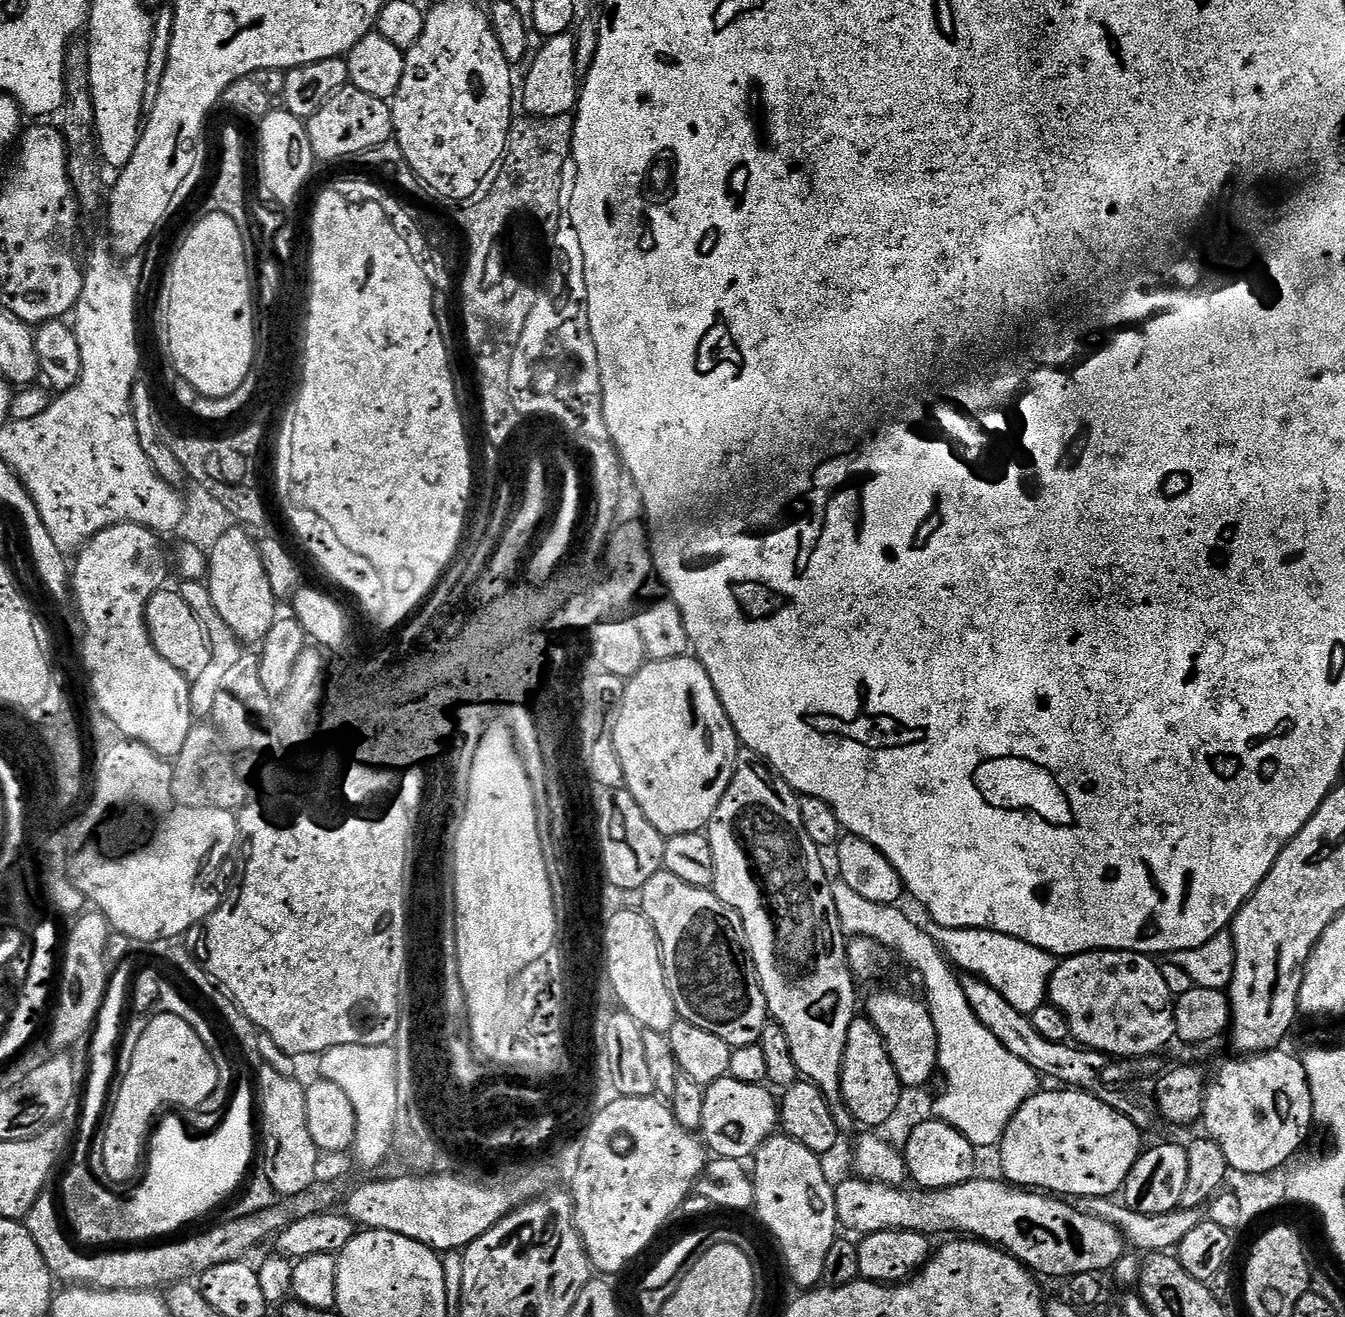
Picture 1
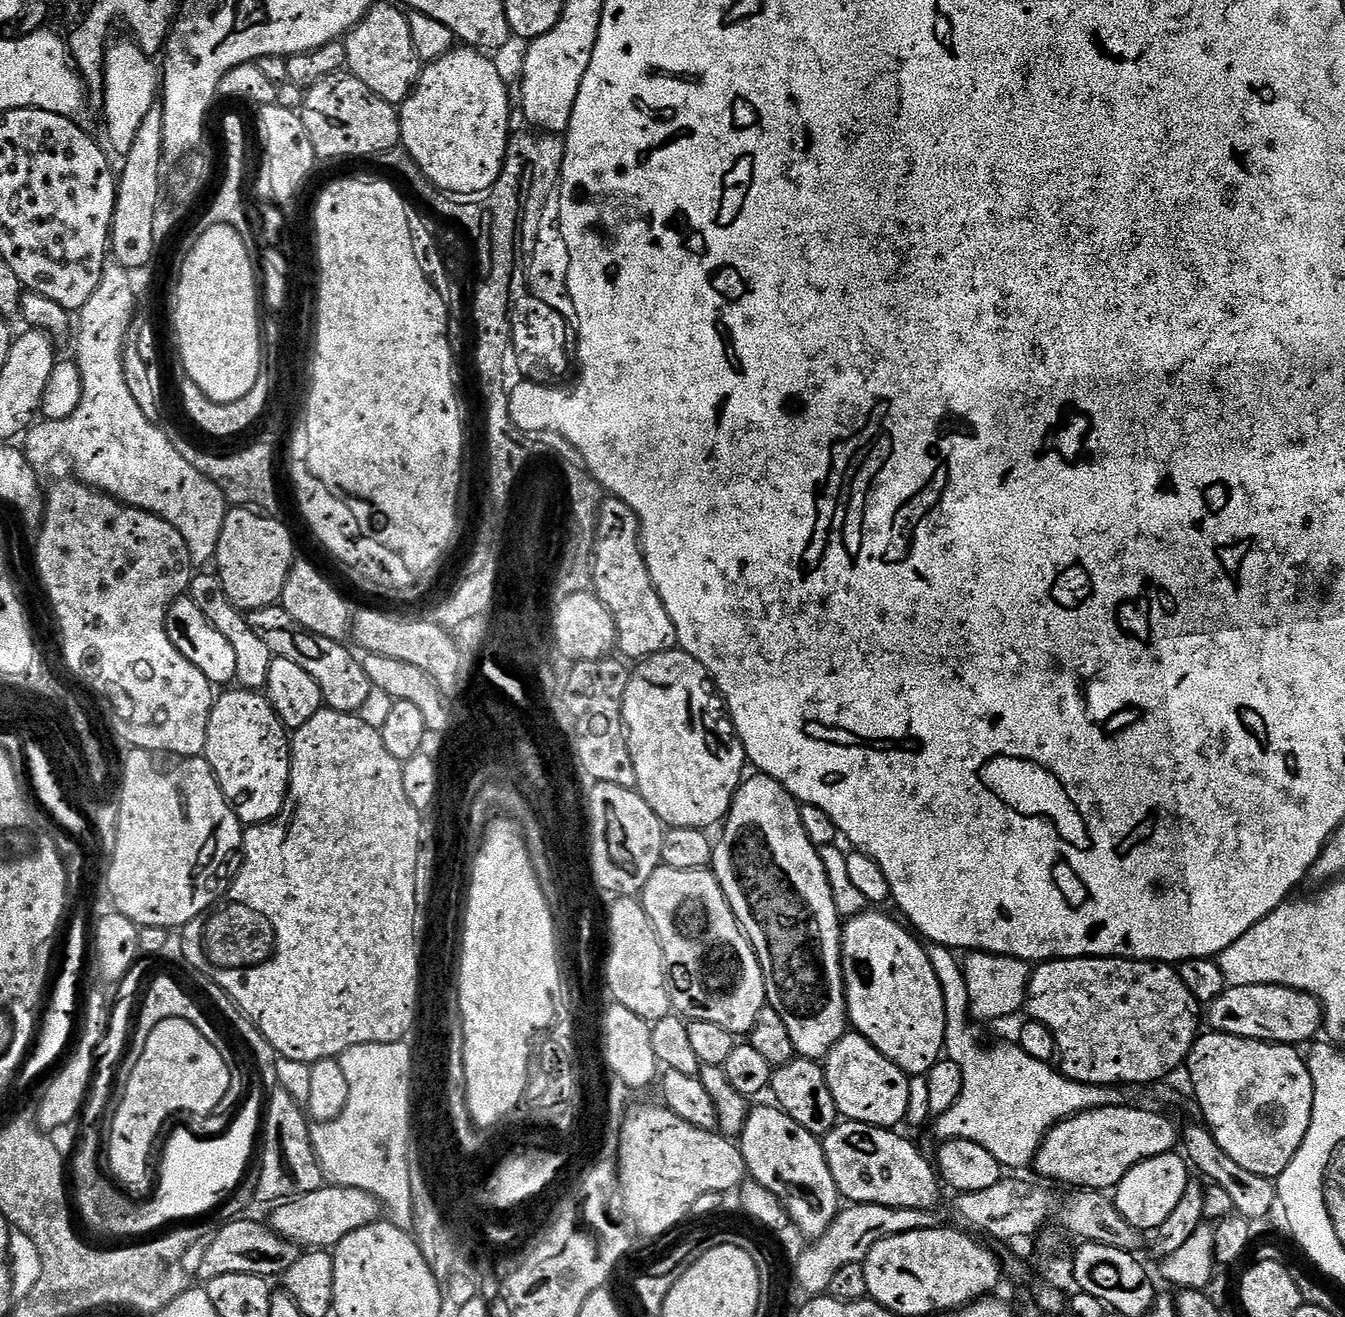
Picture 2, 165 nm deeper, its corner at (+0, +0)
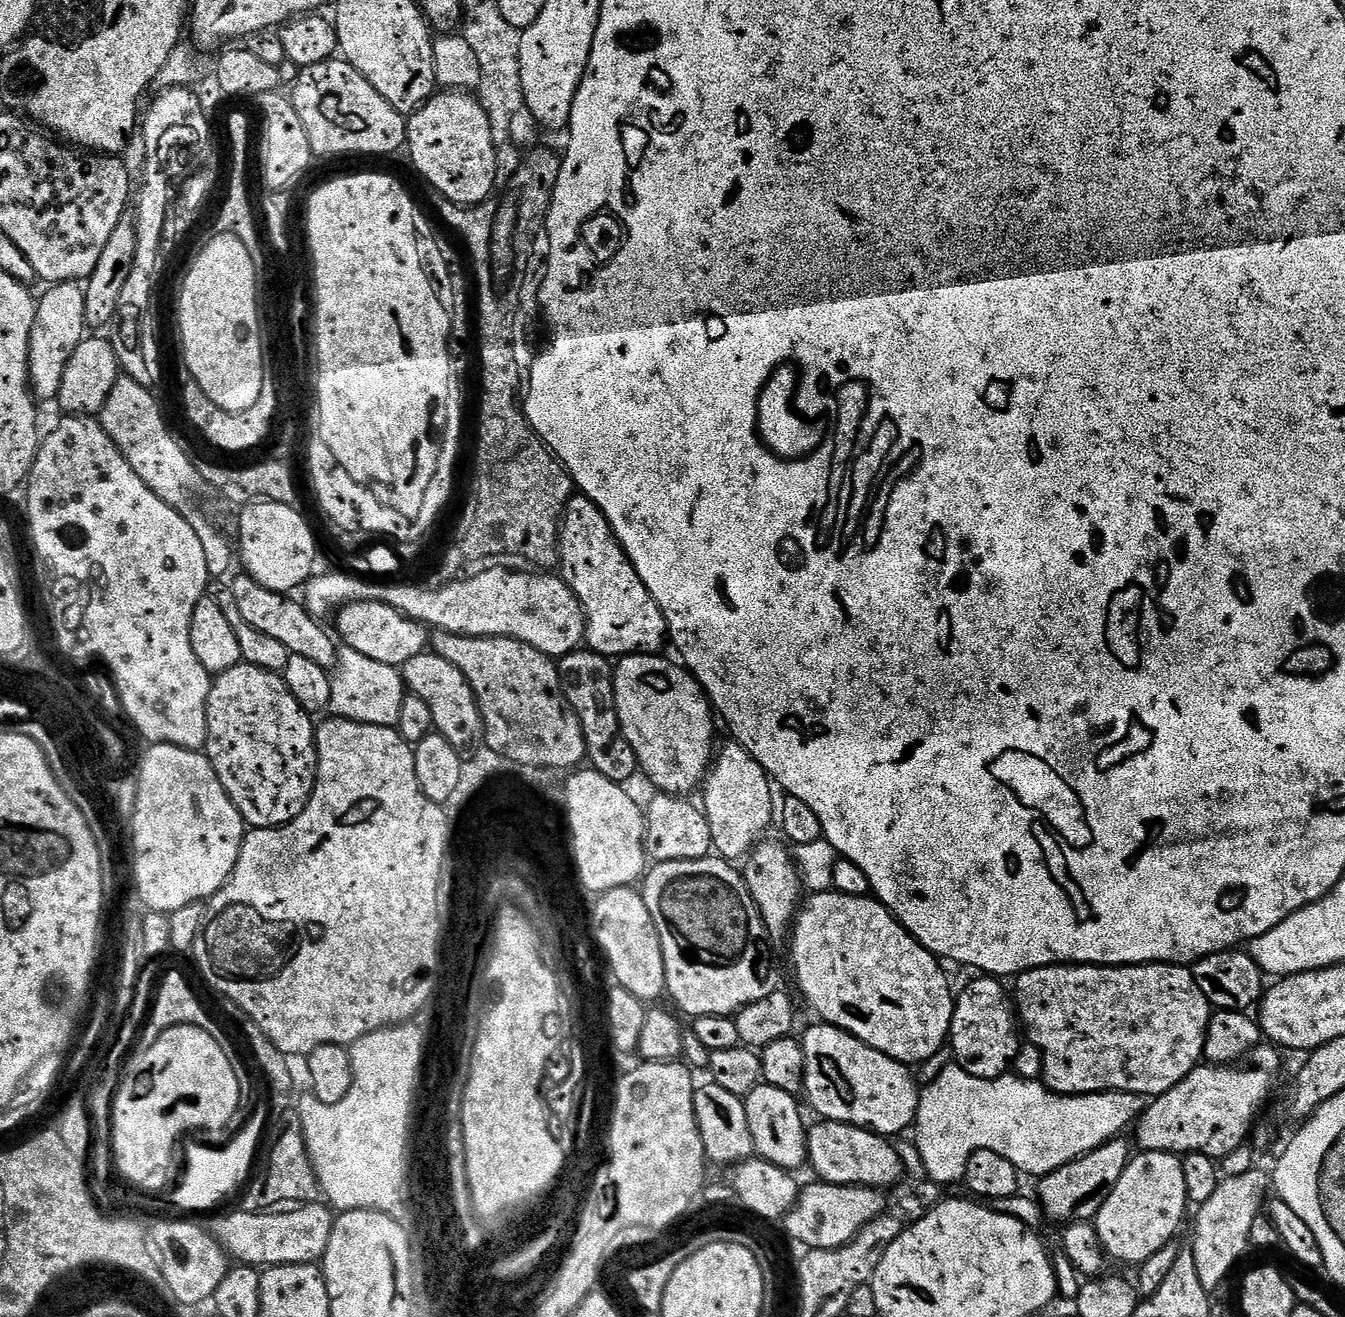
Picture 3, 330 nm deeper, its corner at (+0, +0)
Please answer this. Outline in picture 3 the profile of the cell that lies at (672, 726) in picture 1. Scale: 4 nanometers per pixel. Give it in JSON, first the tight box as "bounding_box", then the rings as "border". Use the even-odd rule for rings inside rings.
{"bounding_box":[615,654,717,796],"border":[[[637,654],[625,656],[615,665],[616,709],[622,734],[634,750],[639,771],[648,775],[656,790],[669,796],[680,796],[688,794],[695,784],[697,787],[703,781],[714,759],[712,739],[716,736],[717,721],[714,709],[695,676],[679,663],[671,664],[664,658],[660,654]]]}

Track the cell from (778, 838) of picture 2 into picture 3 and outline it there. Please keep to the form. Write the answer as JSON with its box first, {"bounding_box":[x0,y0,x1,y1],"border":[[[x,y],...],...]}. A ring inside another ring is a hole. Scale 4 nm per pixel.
{"bounding_box":[742,838,802,938],"border":[[[768,838],[757,844],[742,864],[742,875],[748,887],[748,895],[754,898],[760,917],[764,919],[769,937],[772,938],[789,935],[796,913],[802,904],[802,885],[800,876],[796,873],[793,853],[779,839],[777,840]]]}

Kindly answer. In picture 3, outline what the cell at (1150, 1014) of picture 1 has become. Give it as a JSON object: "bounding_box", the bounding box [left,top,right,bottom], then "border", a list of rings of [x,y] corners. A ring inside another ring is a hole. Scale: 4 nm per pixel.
{"bounding_box":[1014,964,1213,1098],"border":[[[1054,964],[1050,968],[1035,968],[1029,972],[1023,972],[1021,976],[1015,977],[1016,992],[1014,990],[1015,1011],[1018,1013],[1019,1023],[1022,1025],[1023,1035],[1026,1037],[1027,1043],[1033,1044],[1041,1051],[1044,1070],[1042,1075],[1043,1083],[1047,1084],[1052,1092],[1061,1092],[1063,1096],[1088,1096],[1091,1092],[1133,1092],[1145,1098],[1155,1098],[1166,1094],[1174,1086],[1178,1086],[1178,1082],[1182,1082],[1186,1078],[1186,1074],[1193,1072],[1201,1063],[1204,1055],[1204,1039],[1208,1033],[1208,1023],[1212,1021],[1213,1007],[1208,1003],[1206,994],[1202,994],[1202,990],[1198,990],[1198,986],[1194,982],[1194,974],[1191,967],[1182,964],[1126,964],[1123,966],[1101,966],[1098,964]]]}

